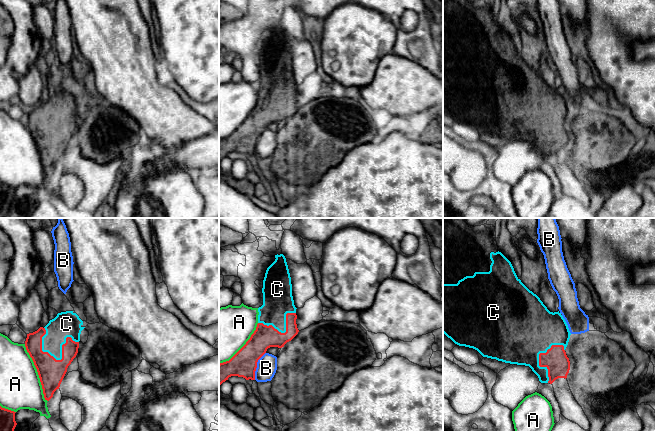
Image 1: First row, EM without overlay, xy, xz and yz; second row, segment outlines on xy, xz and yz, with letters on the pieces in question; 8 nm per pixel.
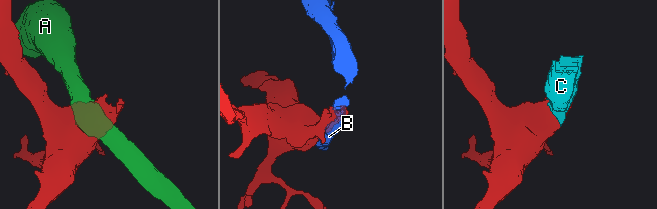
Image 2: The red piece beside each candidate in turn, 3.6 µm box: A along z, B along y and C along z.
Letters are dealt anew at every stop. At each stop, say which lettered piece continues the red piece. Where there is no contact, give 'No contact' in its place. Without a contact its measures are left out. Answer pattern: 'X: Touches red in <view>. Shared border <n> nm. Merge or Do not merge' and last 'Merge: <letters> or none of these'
A: Touches red in xy. Shared border 500 nm. Do not merge
B: Touches red in xz. Shared border 240 nm. Do not merge
C: Touches red in xy. Shared border 320 nm. Merge
Merge: C

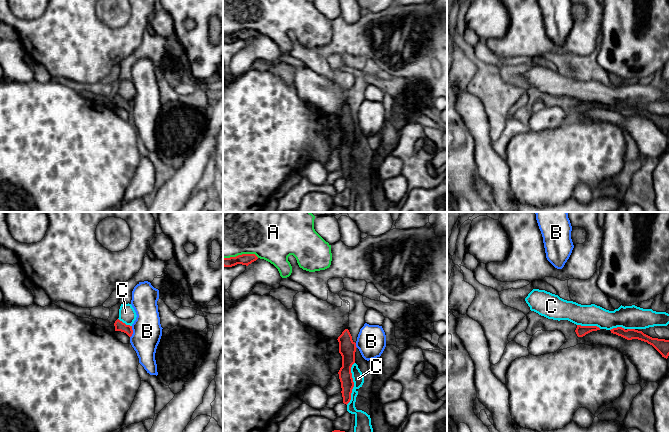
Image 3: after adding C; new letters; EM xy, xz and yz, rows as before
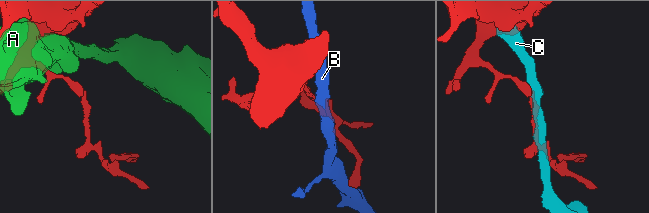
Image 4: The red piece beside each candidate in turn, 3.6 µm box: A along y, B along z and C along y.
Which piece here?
A: Touches red in xz. Shared border 280 nm. Do not merge
B: Touches red in xy. Shared border 100 nm. Do not merge
C: Touches red in xz. Shared border 360 nm. Do not merge
Merge: none of these

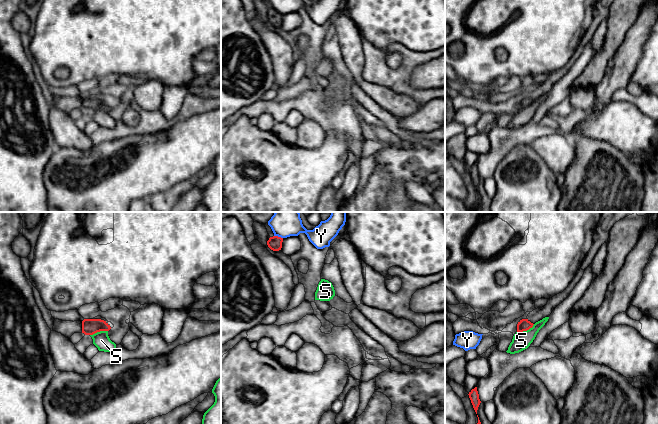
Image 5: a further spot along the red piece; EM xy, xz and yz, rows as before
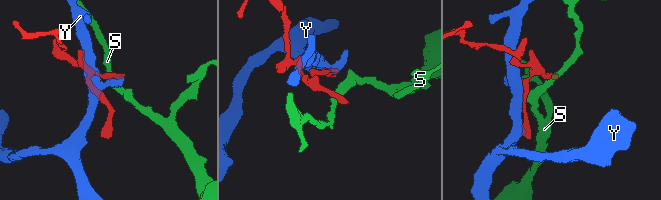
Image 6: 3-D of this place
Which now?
S: Touches red in yz. Shared border 160 nm. Do not merge
Y: Touches red in xz. Shared border 80 nm. Do not merge
Merge: none of these

